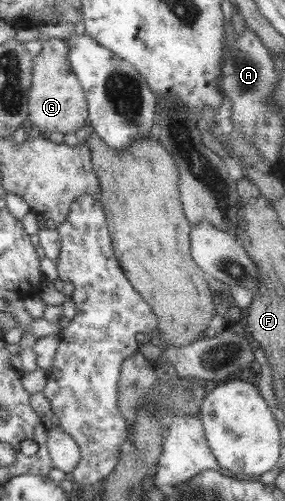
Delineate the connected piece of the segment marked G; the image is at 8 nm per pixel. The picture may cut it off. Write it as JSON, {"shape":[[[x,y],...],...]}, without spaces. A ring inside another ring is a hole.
{"shape":[[[48,38],[42,41],[43,49],[33,60],[35,63],[33,69],[33,86],[29,95],[29,120],[30,129],[39,134],[48,134],[51,132],[60,132],[61,134],[71,134],[80,131],[82,127],[89,122],[89,100],[85,94],[85,88],[82,87],[81,80],[75,74],[69,60],[69,44],[58,38]]]}

